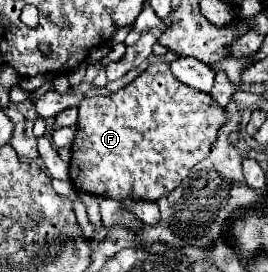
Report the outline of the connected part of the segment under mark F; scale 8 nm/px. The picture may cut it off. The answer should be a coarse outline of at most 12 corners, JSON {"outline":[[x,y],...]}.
{"outline":[[152,63],[82,99],[70,181],[158,201],[228,121]]}

